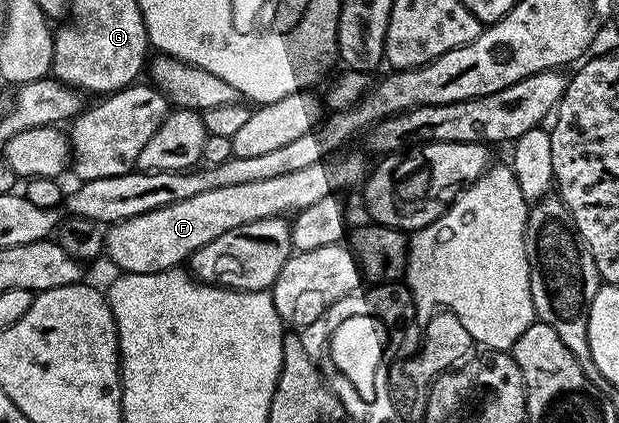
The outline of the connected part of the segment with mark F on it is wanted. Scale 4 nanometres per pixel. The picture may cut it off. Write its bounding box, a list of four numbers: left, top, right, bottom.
[103,161,333,273]

